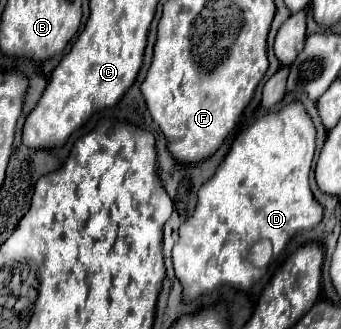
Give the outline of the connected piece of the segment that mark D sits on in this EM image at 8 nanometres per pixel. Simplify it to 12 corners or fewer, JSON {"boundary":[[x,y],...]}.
{"boundary":[[301,101],[237,135],[179,227],[187,301],[261,279],[323,207]]}

